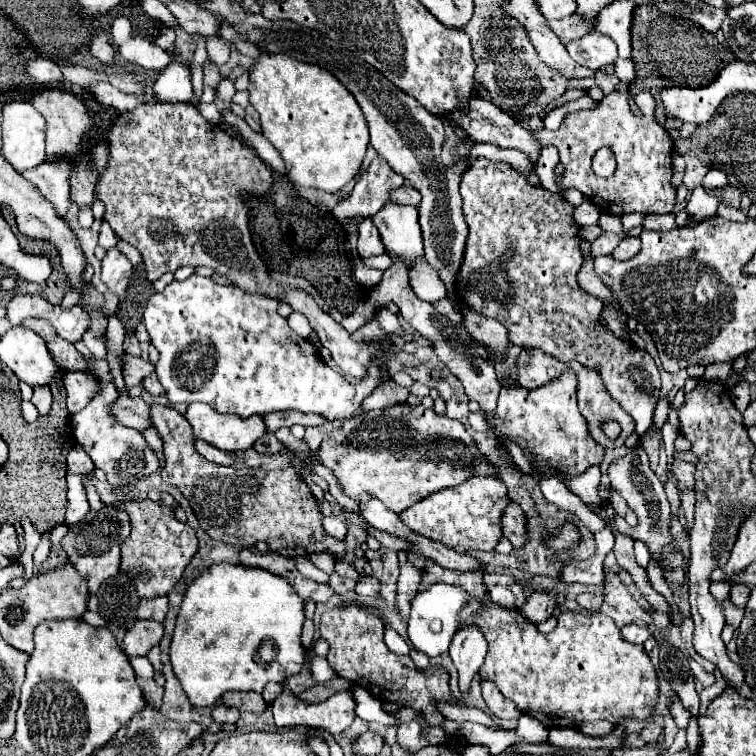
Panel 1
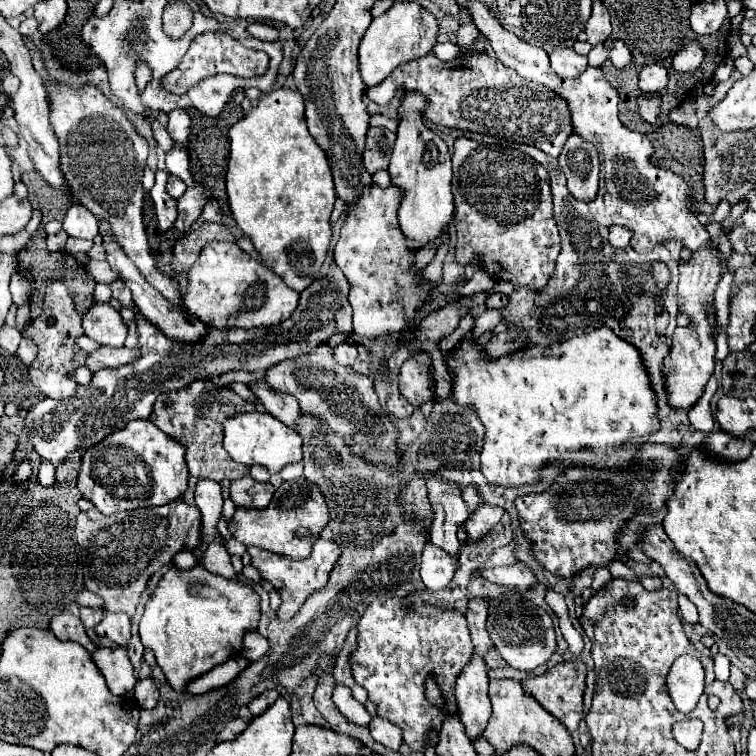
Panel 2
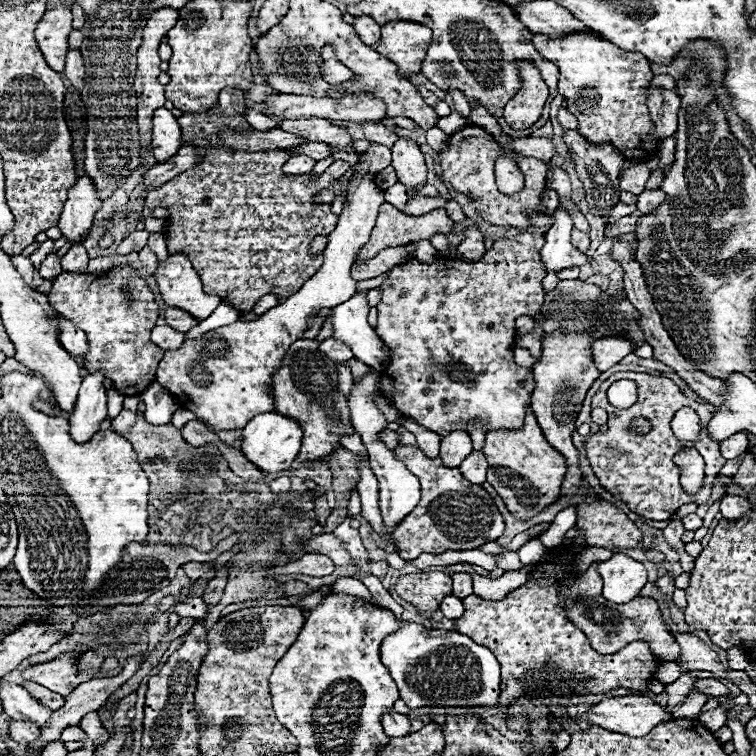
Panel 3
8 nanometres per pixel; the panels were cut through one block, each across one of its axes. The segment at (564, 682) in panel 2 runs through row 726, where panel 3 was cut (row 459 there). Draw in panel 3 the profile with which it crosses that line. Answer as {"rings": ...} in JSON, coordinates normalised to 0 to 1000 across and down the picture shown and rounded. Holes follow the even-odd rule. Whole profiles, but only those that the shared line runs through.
{"rings":[[[733,437],[733,442],[720,442],[717,444],[717,468],[712,479],[706,481],[706,503],[709,513],[704,519],[704,545],[712,553],[712,561],[725,579],[725,585],[743,598],[751,614],[751,624],[743,640],[743,656],[749,653],[762,653],[765,651],[765,638],[767,638],[767,622],[765,622],[765,598],[757,587],[757,571],[759,571],[759,556],[770,540],[772,524],[783,505],[794,497],[794,489],[783,479],[783,452],[788,452],[786,439],[743,439]]]}

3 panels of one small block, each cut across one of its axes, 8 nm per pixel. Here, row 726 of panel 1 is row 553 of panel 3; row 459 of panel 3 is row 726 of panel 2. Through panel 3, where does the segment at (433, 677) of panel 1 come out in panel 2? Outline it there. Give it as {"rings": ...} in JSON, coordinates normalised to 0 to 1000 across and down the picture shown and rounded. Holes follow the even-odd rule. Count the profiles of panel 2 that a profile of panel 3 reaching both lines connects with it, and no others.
{"rings":[[[513,791],[513,794],[497,794],[484,804],[474,823],[474,857],[466,865],[466,894],[468,902],[479,910],[484,910],[487,923],[500,934],[500,947],[513,950],[516,955],[526,958],[532,963],[532,974],[537,984],[548,992],[561,992],[561,974],[566,963],[582,966],[585,958],[585,942],[569,931],[561,921],[561,897],[566,892],[577,894],[579,907],[585,910],[587,921],[595,929],[595,939],[603,937],[601,926],[601,902],[608,892],[608,828],[616,823],[614,815],[608,815],[603,807],[582,807],[574,802],[561,799],[556,791]],[[548,796],[550,807],[545,812],[534,812],[534,799]]]}

